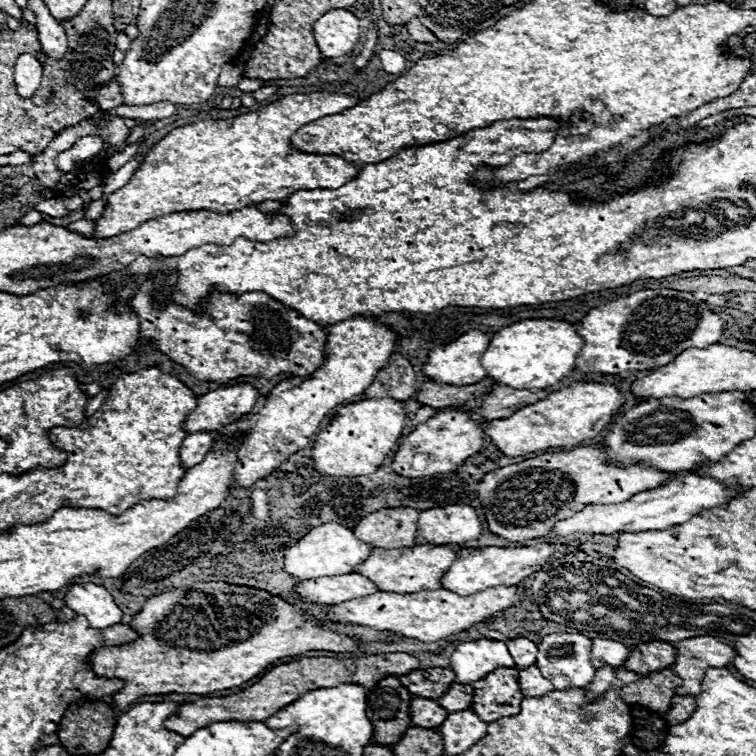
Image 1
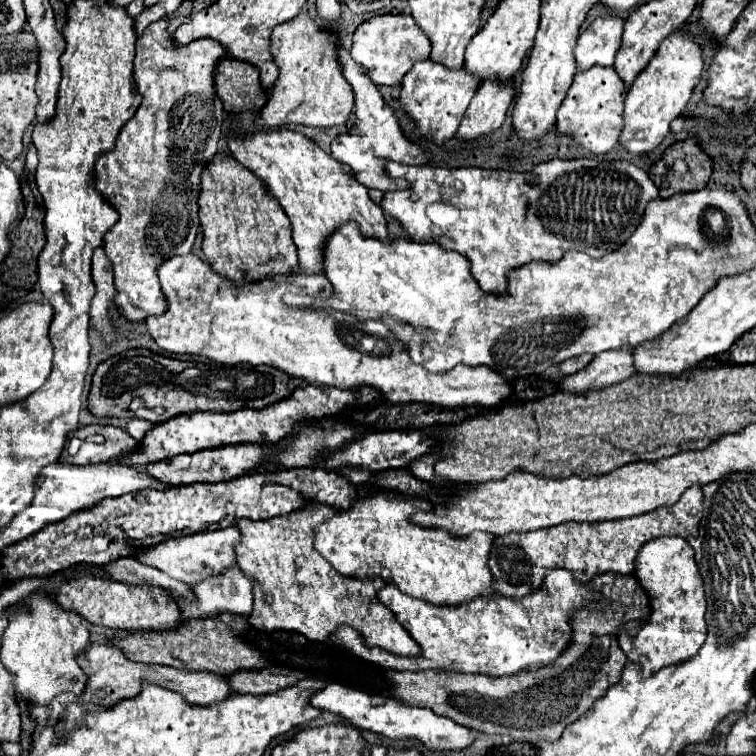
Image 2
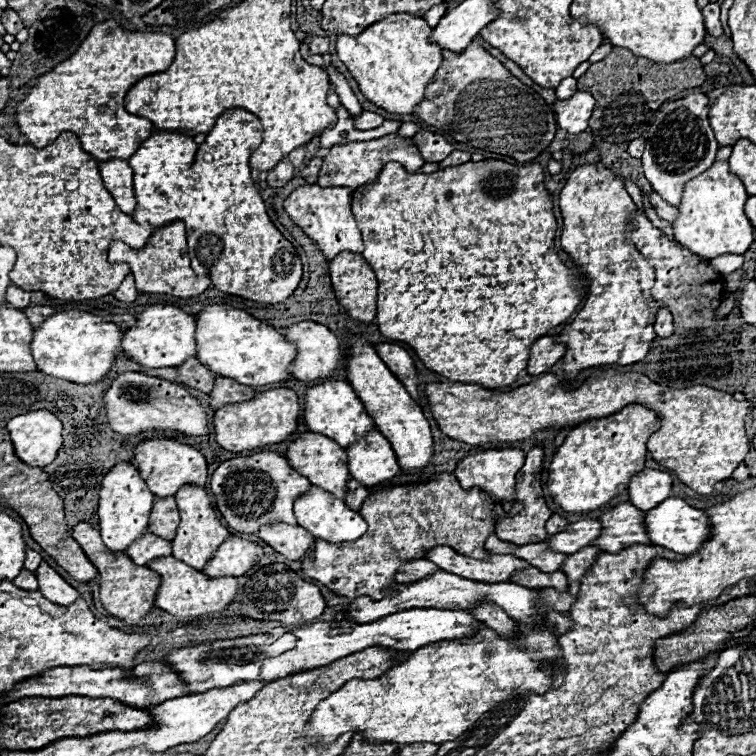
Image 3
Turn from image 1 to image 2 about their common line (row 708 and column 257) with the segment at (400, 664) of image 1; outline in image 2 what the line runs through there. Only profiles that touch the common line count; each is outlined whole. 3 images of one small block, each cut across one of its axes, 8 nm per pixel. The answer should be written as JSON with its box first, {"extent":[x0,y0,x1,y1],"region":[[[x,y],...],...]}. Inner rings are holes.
{"extent":[198,152,298,284],"region":[[[218,152],[200,174],[198,218],[204,232],[202,250],[210,266],[236,284],[256,282],[268,274],[298,270],[298,252],[290,236],[288,216],[266,184],[234,156]]]}

